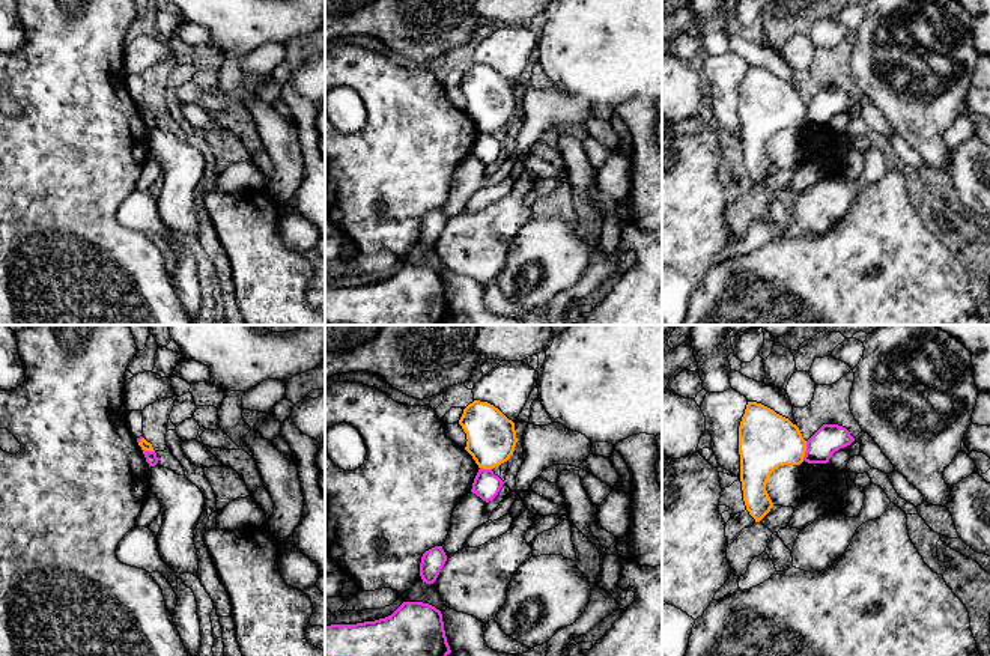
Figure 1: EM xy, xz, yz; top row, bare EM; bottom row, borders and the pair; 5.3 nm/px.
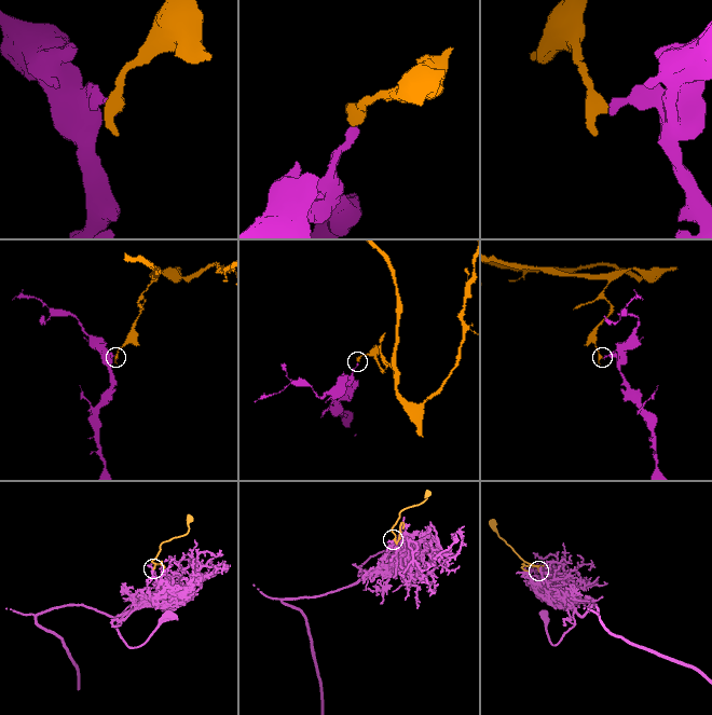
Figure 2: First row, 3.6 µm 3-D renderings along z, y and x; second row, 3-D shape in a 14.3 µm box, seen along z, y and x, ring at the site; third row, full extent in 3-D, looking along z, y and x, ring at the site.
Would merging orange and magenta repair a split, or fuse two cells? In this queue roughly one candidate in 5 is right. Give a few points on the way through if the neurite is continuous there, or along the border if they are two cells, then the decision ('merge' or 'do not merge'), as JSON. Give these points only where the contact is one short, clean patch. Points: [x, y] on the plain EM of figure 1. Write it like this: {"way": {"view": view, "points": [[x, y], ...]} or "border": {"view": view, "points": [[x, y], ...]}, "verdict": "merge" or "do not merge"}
{"border": {"view": "yz", "points": [[807, 104], [802, 122]]}, "verdict": "do not merge"}

